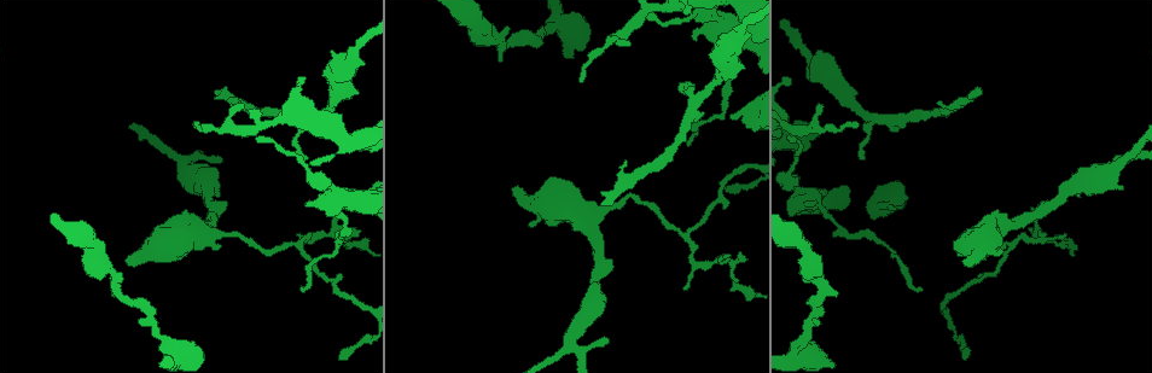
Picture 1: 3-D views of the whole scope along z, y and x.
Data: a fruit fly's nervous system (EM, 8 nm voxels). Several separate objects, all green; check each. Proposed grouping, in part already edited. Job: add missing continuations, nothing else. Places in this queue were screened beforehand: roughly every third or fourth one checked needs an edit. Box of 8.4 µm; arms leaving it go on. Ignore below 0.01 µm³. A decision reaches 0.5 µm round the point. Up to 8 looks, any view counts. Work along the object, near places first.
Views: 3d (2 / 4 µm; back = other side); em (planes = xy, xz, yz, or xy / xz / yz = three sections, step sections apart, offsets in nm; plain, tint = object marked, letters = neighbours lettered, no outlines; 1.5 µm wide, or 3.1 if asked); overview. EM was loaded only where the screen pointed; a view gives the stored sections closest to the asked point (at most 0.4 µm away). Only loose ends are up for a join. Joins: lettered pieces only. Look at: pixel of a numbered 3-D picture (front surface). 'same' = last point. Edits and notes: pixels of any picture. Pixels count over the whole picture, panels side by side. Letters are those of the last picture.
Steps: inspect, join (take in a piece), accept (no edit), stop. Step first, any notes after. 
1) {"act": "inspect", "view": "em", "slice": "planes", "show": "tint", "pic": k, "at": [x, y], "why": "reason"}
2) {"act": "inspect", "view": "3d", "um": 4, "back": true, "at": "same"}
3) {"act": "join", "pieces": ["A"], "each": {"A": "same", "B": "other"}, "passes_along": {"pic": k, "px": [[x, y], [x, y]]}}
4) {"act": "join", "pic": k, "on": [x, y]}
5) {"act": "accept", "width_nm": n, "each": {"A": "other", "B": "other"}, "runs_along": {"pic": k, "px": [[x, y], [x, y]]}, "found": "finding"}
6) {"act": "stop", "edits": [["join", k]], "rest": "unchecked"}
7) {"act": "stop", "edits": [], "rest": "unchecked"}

{"act": "inspect", "view": "3d", "um": 4, "back": true, "pic": 1, "at": [302, 288], "why": "thin end"}

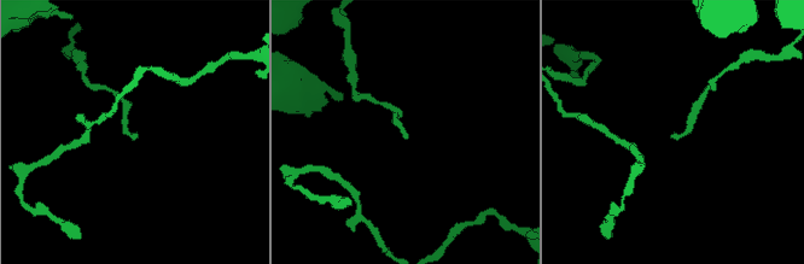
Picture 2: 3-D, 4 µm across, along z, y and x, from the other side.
{"act": "inspect", "view": "em", "slice": "planes", "show": "letters", "pic": 2, "at": [135, 139], "why": "now the EM"}

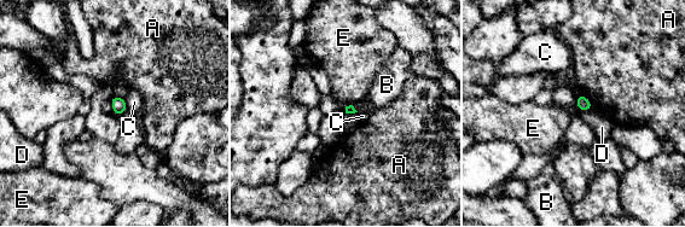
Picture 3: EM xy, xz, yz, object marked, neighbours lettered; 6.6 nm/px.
{"act": "accept", "longest_contact_nm": ["A", 120], "each": {"A": "other", "B": "other", "C": "other", "D": "other", "E": "other"}, "border": {"pic": 3, "px": [[592, 108], [582, 111]]}, "found": "no lettered piece goes on from it"}

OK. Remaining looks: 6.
{"act": "inspect", "view": "em", "slice": "planes", "show": "letters", "pic": 1, "at": [340, 356], "why": "an open end"}

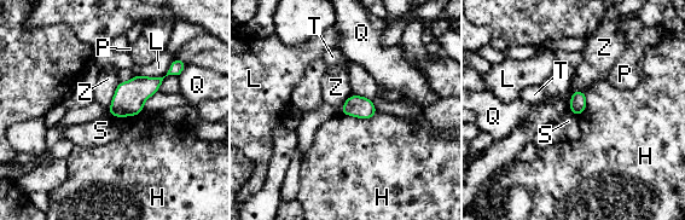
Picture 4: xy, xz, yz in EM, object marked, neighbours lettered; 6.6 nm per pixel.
{"act": "accept", "each": {"H": "other", "L": "other", "P": "other", "Q": "other", "S": "other", "T": "other", "Z": "other"}, "border": {"pic": 4, "px": [[584, 91], [572, 93], [568, 110]]}, "found": "none of them fits"}

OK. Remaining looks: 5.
{"act": "inspect", "view": "em", "slice": "planes", "show": "letters", "pic": 1, "at": [967, 260], "why": "branch stops here"}

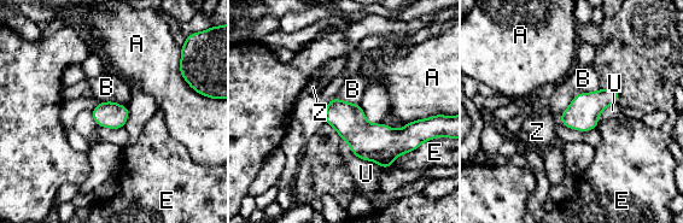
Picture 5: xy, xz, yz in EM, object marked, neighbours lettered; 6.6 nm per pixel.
{"act": "join", "pieces": ["Z"], "each": {"A": "other", "B": "other", "E": "other", "U": "other", "Z": "same"}, "passes_along": {"pic": 5, "px": [[582, 113], [560, 119], [537, 131]]}, "found": "the cell continues"}

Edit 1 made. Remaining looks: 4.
{"act": "inspect", "view": "em", "slice": "yz", "step": 8, "show": "letters", "pic": 1, "at": [815, 199], "why": "an open end"}

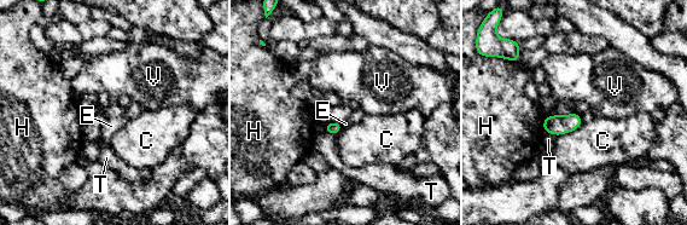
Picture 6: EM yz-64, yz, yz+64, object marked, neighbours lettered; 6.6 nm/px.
{"act": "inspect", "view": "em", "slice": "xz", "step": 4, "show": "letters", "at": "same", "why": "cut it another way"}

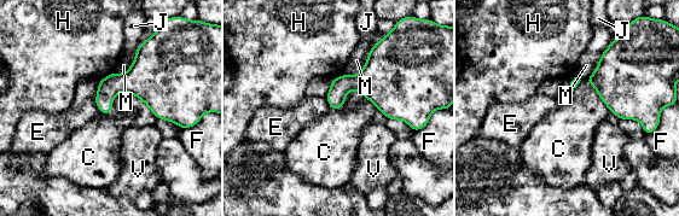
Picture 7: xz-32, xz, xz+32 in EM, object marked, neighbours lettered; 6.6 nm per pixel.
{"act": "accept", "longest_contact_nm": ["M", 320], "each": {"C": "other", "E": "other", "F": "other", "H": "other", "J": "other", "M": "other", "V": "other"}, "found": "none of them fits"}

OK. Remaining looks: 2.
{"act": "stop", "edits": [["join", 5]], "rest": "unchecked"}

